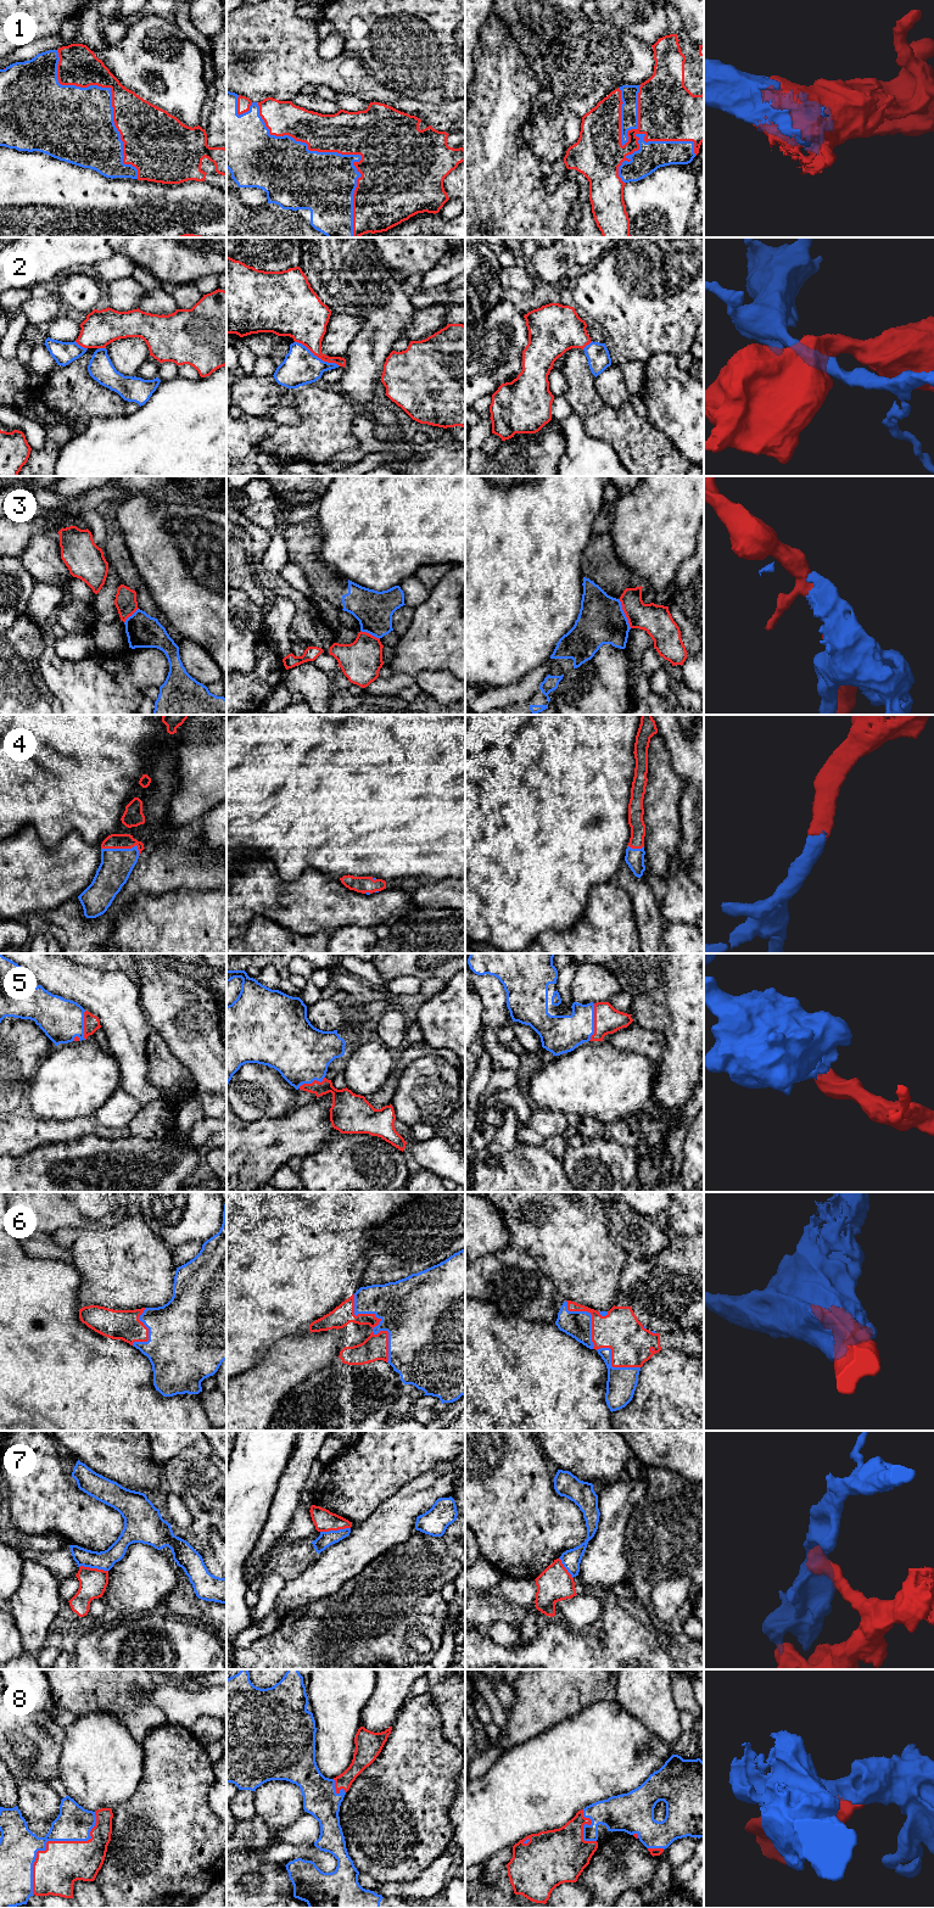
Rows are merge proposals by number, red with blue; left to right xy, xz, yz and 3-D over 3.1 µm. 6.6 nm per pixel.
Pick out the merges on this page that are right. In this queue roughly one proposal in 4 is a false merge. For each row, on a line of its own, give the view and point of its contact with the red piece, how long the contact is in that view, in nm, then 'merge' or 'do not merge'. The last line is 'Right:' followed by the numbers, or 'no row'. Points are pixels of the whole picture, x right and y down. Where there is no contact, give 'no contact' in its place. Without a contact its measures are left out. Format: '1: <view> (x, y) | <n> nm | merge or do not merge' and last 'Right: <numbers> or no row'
1: xz (341, 154) | 1100 nm | merge
2: xz (318, 357) | 340 nm | do not merge
3: yz (625, 614) | 200 nm | do not merge
4: xy (123, 848) | 260 nm | merge
5: yz (594, 1022) | 260 nm | merge
6: yz (592, 1316) | 380 nm | merge
7: xz (335, 1529) | 200 nm | do not merge
8: xy (52, 1841) | 700 nm | merge
Right: 1, 4, 5, 6, 8

